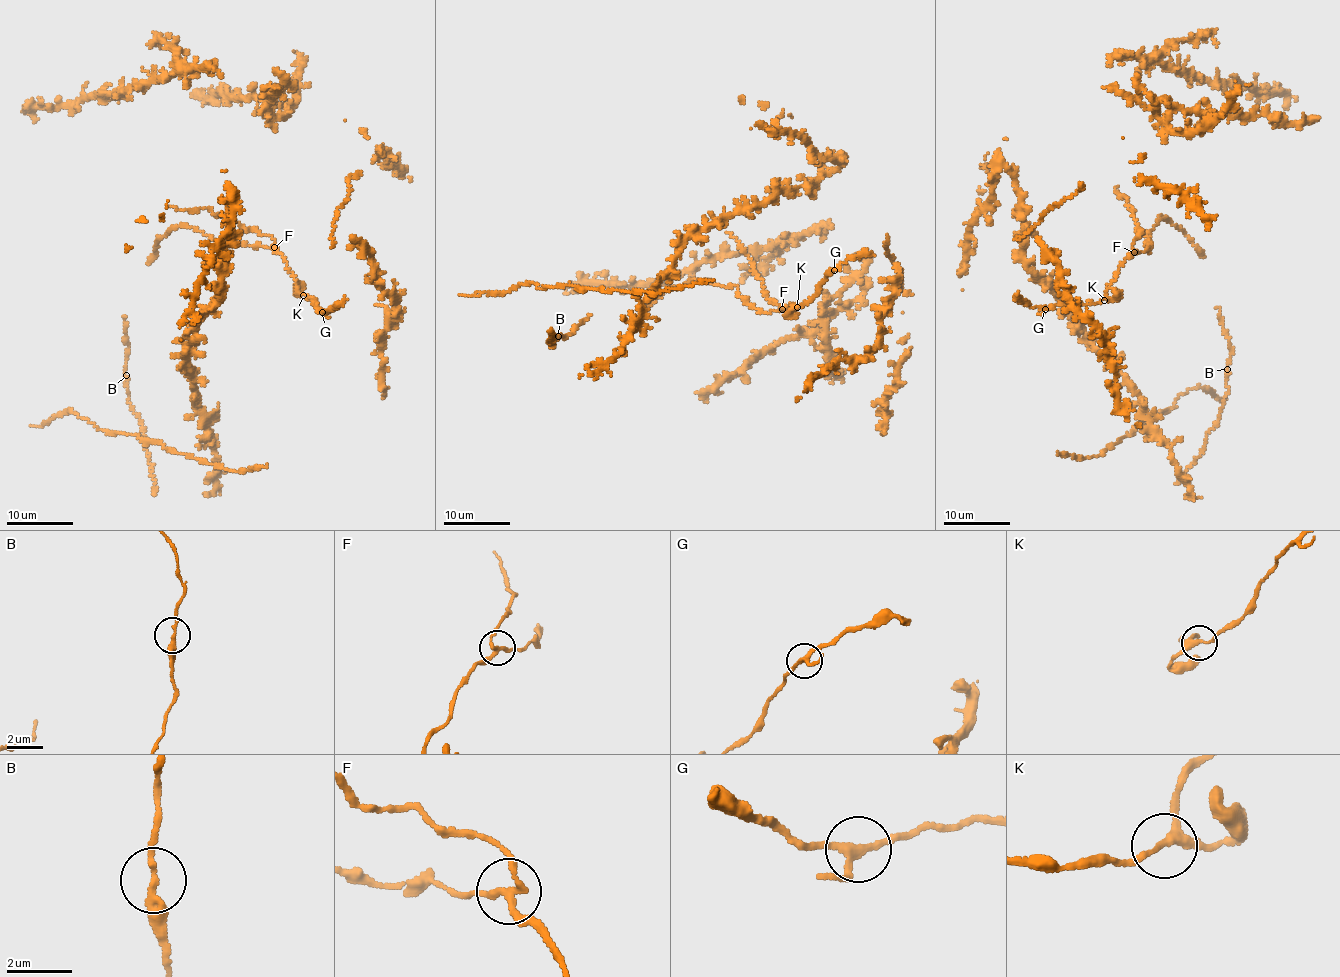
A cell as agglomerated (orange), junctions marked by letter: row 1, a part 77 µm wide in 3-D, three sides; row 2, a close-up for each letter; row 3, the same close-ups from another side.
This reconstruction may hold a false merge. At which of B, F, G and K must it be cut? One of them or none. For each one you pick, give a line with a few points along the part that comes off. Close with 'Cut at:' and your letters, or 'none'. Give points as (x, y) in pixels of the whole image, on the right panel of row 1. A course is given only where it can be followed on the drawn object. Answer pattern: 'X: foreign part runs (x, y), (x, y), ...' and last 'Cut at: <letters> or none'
F: foreign part runs (1133, 251), (1131, 248), (1141, 232), (1126, 198), (1117, 193), (1117, 187)
Cut at: F

